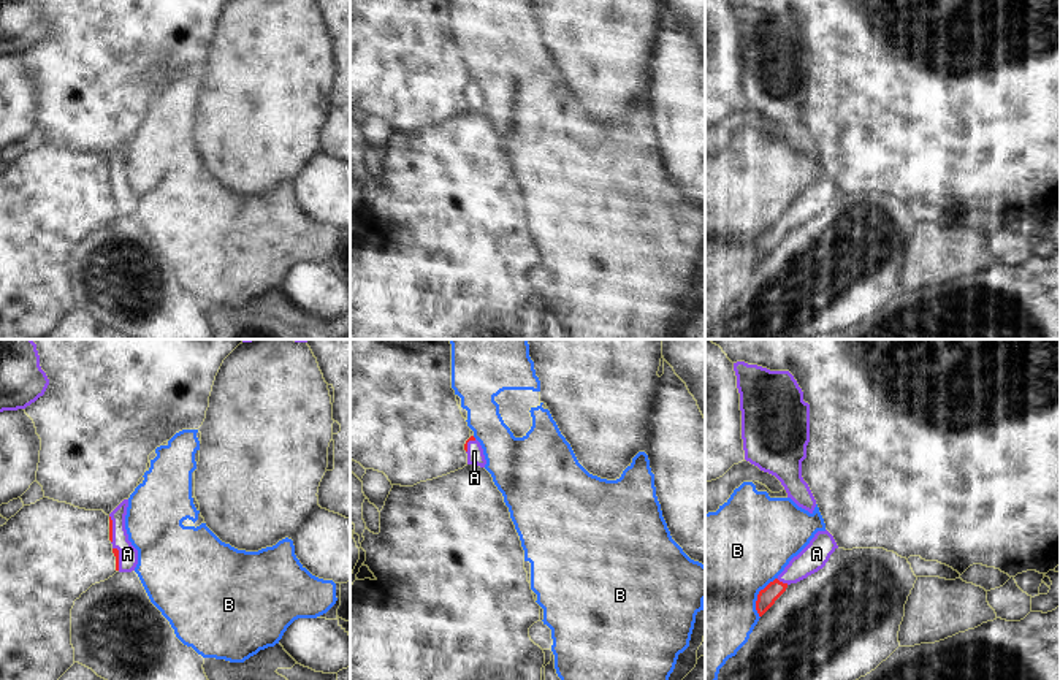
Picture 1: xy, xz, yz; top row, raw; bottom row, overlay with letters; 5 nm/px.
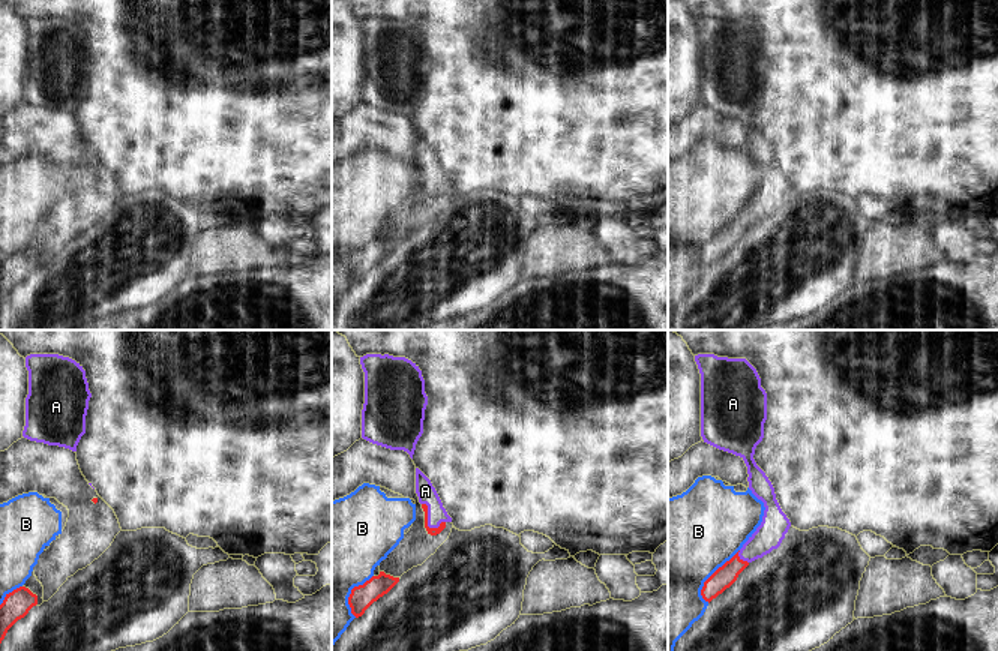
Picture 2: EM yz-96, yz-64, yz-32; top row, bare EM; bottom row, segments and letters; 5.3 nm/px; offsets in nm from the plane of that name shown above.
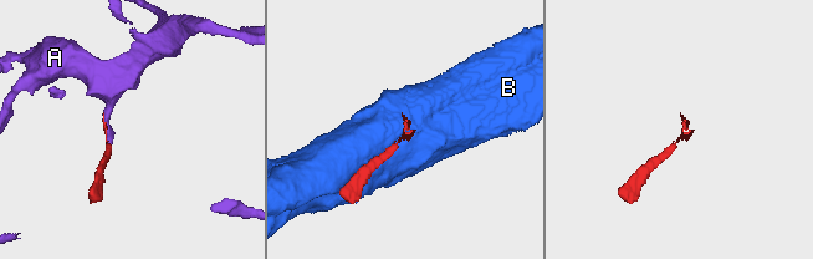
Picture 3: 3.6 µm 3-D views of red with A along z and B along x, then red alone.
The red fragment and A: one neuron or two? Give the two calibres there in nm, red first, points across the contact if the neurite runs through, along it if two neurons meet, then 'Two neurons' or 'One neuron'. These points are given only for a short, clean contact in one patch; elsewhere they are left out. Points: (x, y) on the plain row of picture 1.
Thickness 90 nm (red) against 140 nm. One neuron.

